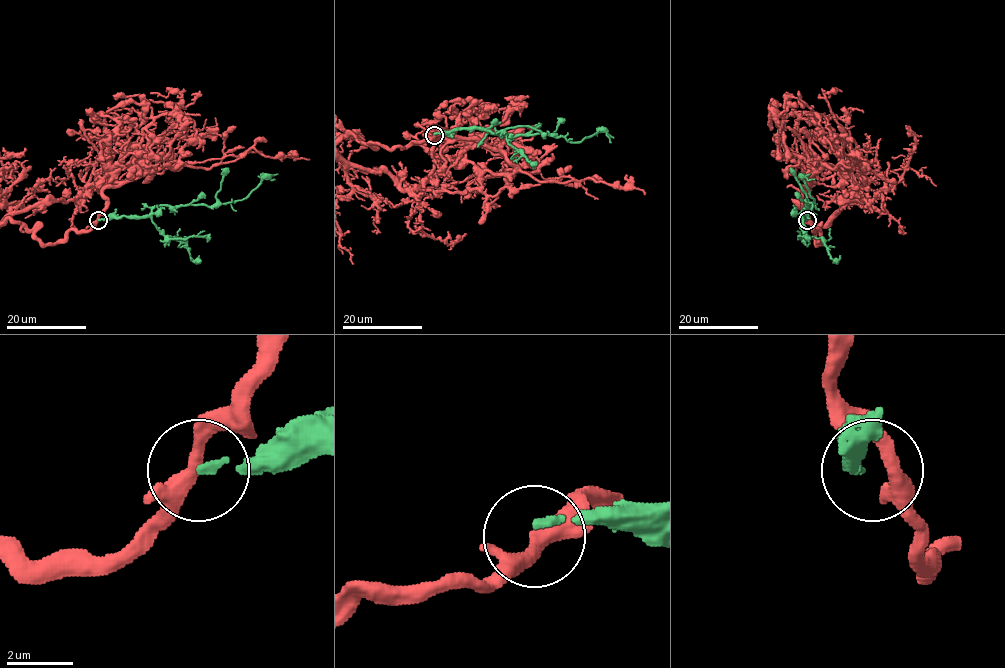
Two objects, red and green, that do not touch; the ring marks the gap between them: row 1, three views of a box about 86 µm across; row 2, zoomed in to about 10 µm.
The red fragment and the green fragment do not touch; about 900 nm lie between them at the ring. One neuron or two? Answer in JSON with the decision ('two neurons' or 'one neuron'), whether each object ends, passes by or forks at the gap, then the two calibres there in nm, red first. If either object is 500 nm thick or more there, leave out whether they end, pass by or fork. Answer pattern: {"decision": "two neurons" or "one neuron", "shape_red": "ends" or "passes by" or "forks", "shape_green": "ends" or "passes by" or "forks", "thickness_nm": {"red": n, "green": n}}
{"decision": "two neurons", "shape_red": "passes by", "shape_green": "ends", "thickness_nm": {"red": 400, "green": 240}}

